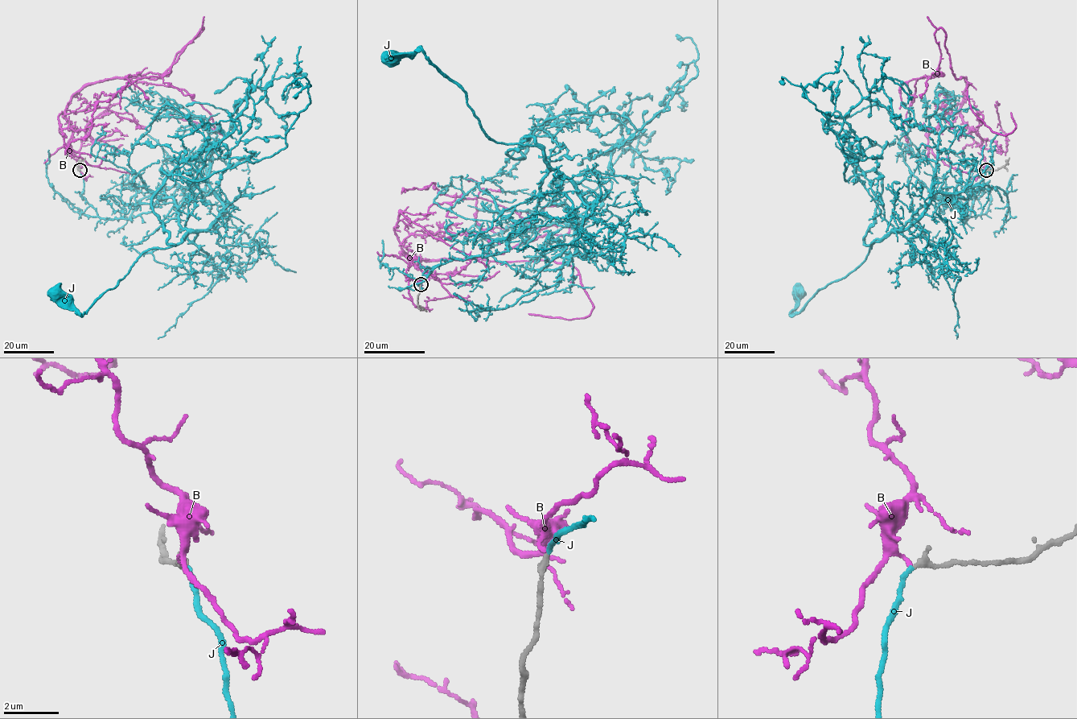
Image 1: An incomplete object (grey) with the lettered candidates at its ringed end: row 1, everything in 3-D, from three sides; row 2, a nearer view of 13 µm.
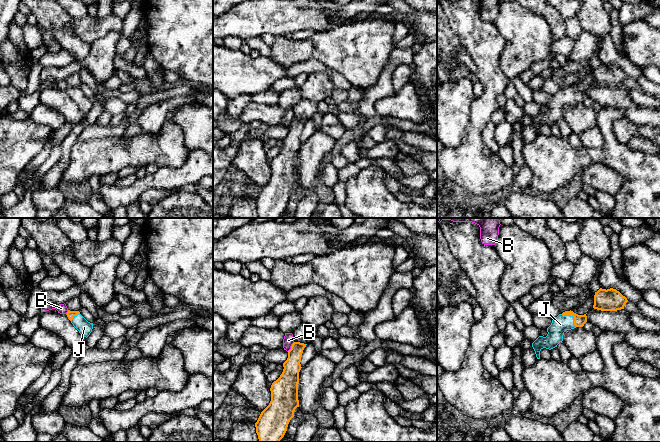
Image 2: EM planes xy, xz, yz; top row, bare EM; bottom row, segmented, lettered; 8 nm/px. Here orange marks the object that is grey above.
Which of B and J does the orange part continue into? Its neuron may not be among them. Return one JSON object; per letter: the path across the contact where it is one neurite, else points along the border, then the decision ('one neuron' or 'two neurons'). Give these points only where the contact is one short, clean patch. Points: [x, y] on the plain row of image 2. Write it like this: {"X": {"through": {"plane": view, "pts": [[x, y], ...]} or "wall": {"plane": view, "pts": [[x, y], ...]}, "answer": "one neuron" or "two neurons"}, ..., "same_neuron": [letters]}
{"B": {"wall": {"plane": "xz", "pts": [[294, 118], [287, 127]]}, "answer": "two neurons"}, "J": {"through": {"plane": "yz", "pts": [[579, 96], [572, 91], [560, 100]]}, "answer": "one neuron"}, "same_neuron": ["J"]}

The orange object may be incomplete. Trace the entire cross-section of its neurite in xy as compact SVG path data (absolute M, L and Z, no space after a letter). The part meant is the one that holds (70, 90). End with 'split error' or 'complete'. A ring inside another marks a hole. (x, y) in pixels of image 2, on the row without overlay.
M70 87L67 88L67 93L73 100L73 102L79 107L79 109L88 113L93 105L93 99L88 98L79 87Z; split error

